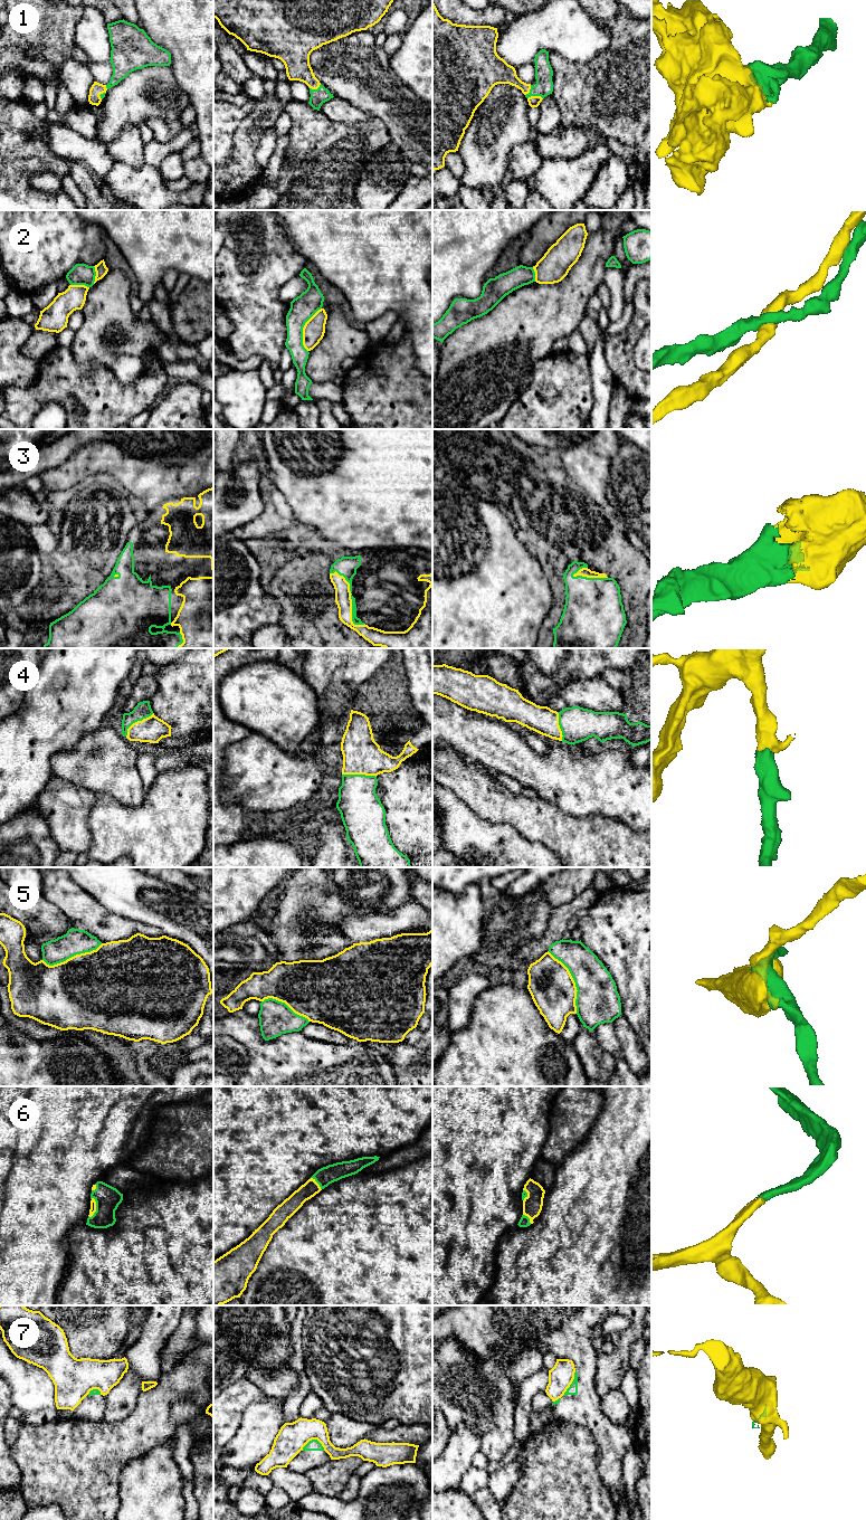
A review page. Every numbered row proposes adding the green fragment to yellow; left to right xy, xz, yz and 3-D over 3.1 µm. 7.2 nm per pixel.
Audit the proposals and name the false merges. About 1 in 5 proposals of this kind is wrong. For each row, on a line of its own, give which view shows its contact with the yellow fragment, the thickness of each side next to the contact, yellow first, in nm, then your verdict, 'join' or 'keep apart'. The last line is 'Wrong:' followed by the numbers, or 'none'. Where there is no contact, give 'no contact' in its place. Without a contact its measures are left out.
1: yz | 80/130 nm | join
2: xz | 160/180 nm | keep apart
3: yz | 70/420 nm | join
4: xz | 280/300 nm | join
5: yz | 320/320 nm | join
6: xy | 50/180 nm | join
7: xz | 220/80 nm | keep apart
Wrong: 2, 7

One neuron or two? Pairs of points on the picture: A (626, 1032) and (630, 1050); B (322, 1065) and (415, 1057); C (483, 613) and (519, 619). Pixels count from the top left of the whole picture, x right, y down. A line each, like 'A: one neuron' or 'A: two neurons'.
A: one neuron
B: two neurons
C: one neuron

